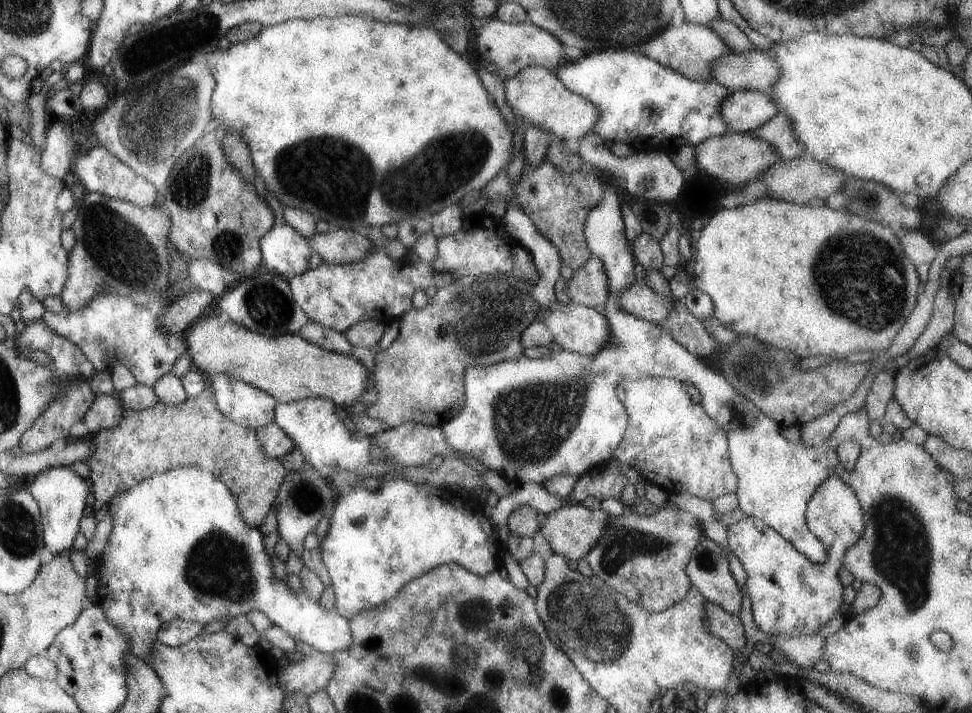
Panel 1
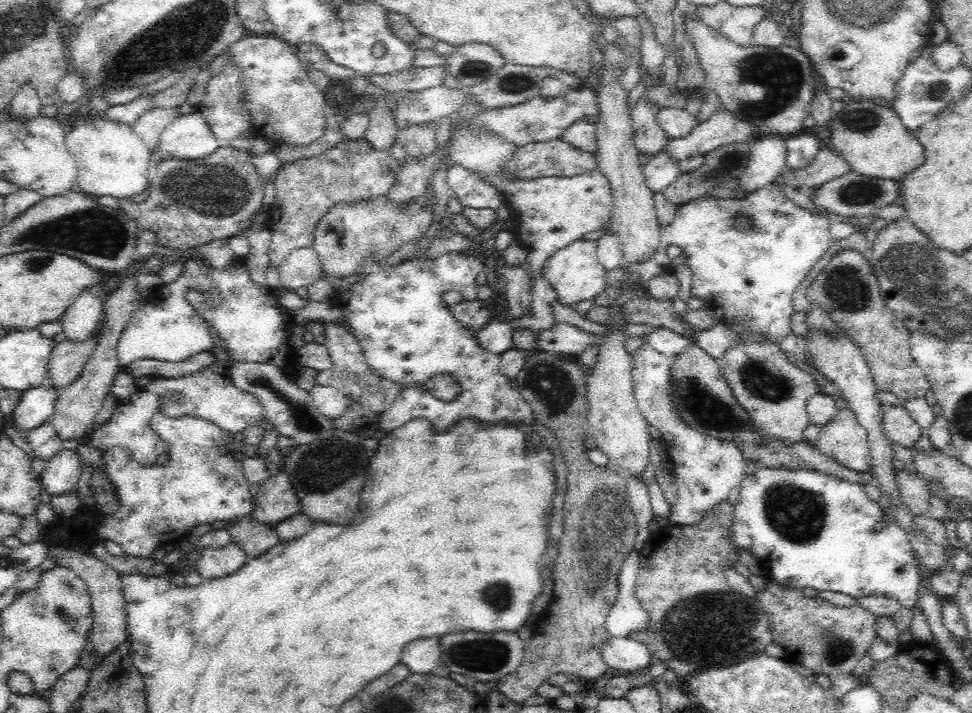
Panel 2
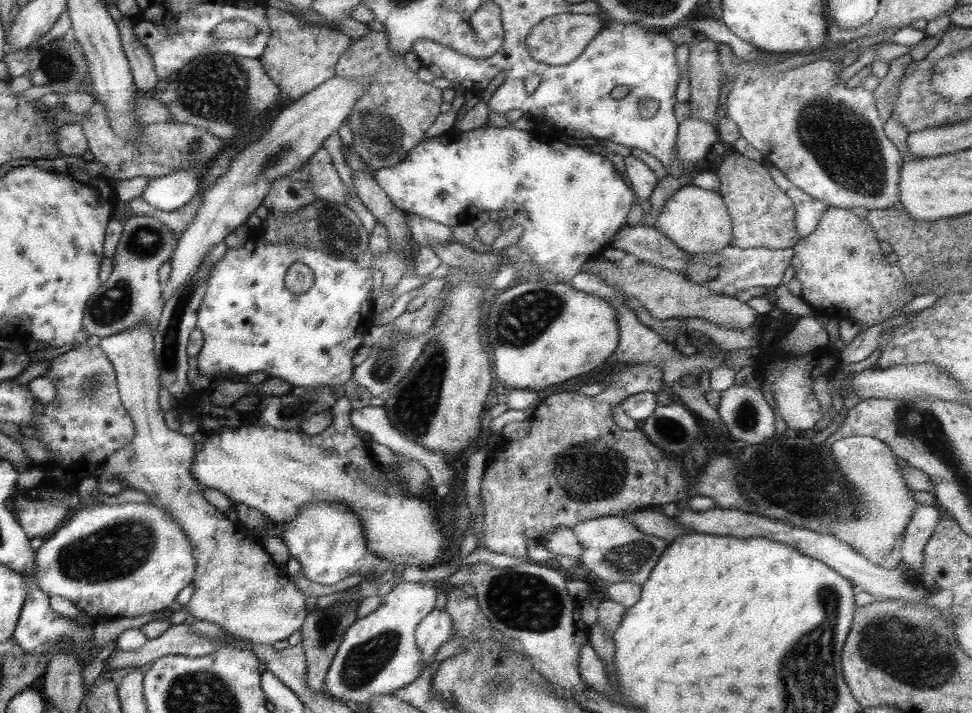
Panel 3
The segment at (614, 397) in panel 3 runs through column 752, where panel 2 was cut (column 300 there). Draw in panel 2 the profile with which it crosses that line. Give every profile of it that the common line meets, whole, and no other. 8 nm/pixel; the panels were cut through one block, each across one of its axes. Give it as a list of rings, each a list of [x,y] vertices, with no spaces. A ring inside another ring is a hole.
[[[280,470],[268,477],[253,498],[250,515],[260,524],[277,525],[301,512],[299,497],[292,488],[288,473]]]

